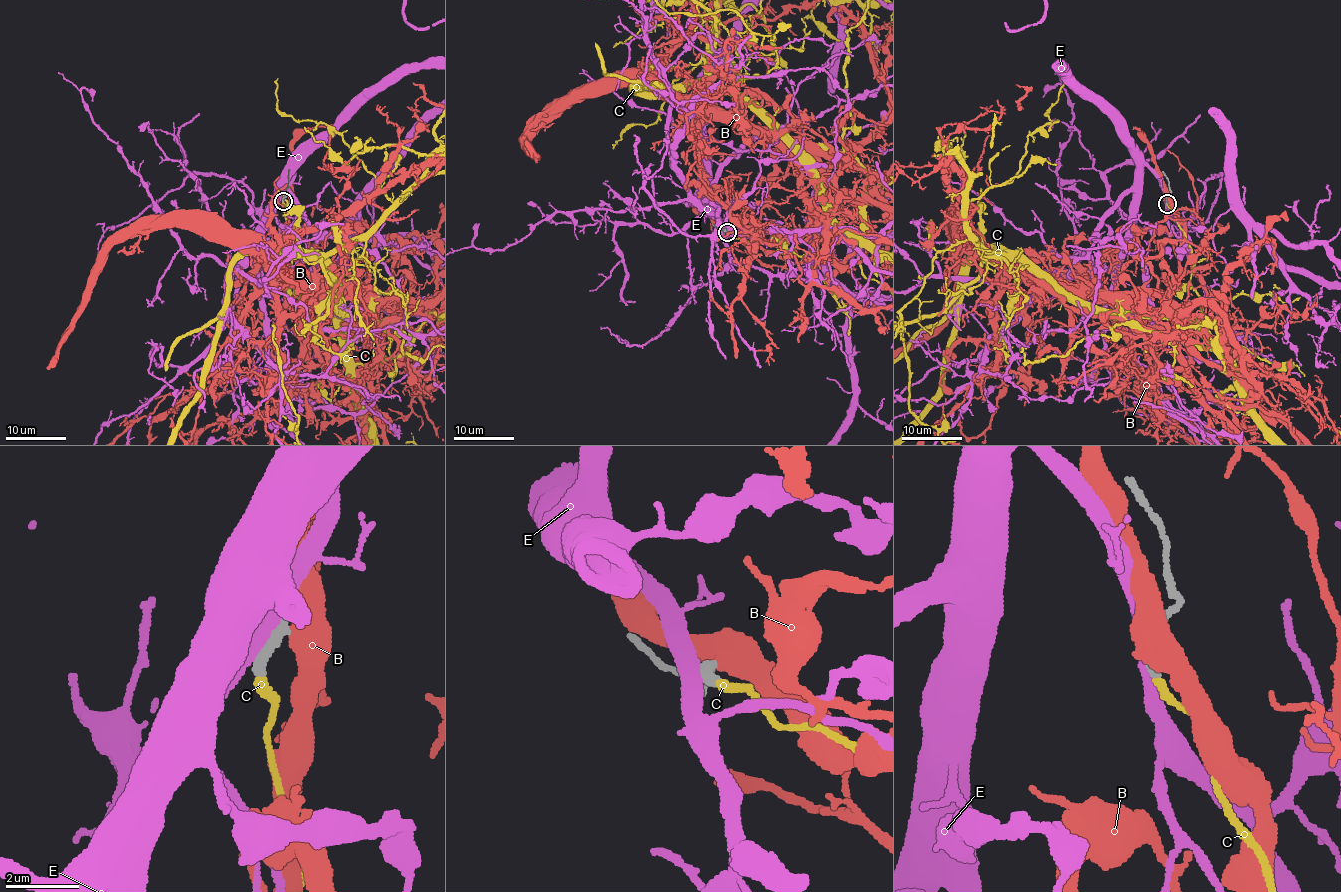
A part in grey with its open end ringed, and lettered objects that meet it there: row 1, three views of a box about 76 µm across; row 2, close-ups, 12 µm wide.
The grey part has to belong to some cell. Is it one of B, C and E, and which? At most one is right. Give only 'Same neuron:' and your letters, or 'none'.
Same neuron: C

